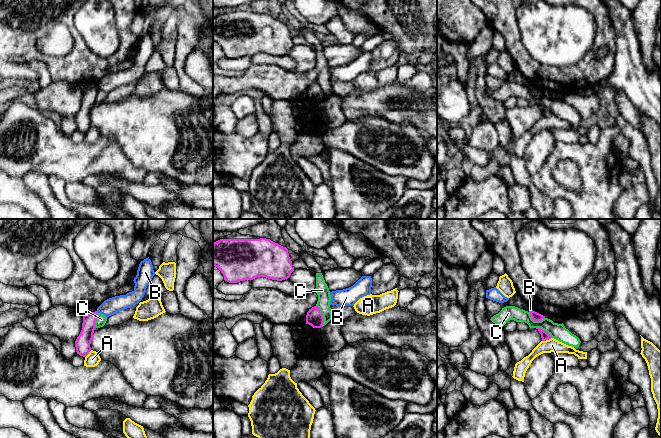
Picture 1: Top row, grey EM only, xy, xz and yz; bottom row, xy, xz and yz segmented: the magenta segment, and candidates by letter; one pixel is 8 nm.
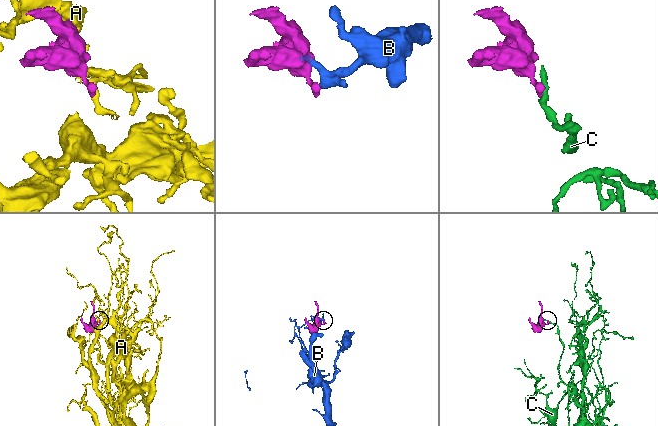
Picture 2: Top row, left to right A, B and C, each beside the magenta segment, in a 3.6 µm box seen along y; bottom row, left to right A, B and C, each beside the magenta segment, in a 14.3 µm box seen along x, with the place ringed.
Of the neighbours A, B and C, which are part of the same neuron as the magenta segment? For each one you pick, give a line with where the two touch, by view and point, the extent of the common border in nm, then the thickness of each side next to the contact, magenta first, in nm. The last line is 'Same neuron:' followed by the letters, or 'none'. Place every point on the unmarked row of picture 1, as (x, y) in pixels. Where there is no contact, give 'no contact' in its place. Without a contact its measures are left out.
Same neuron: none

